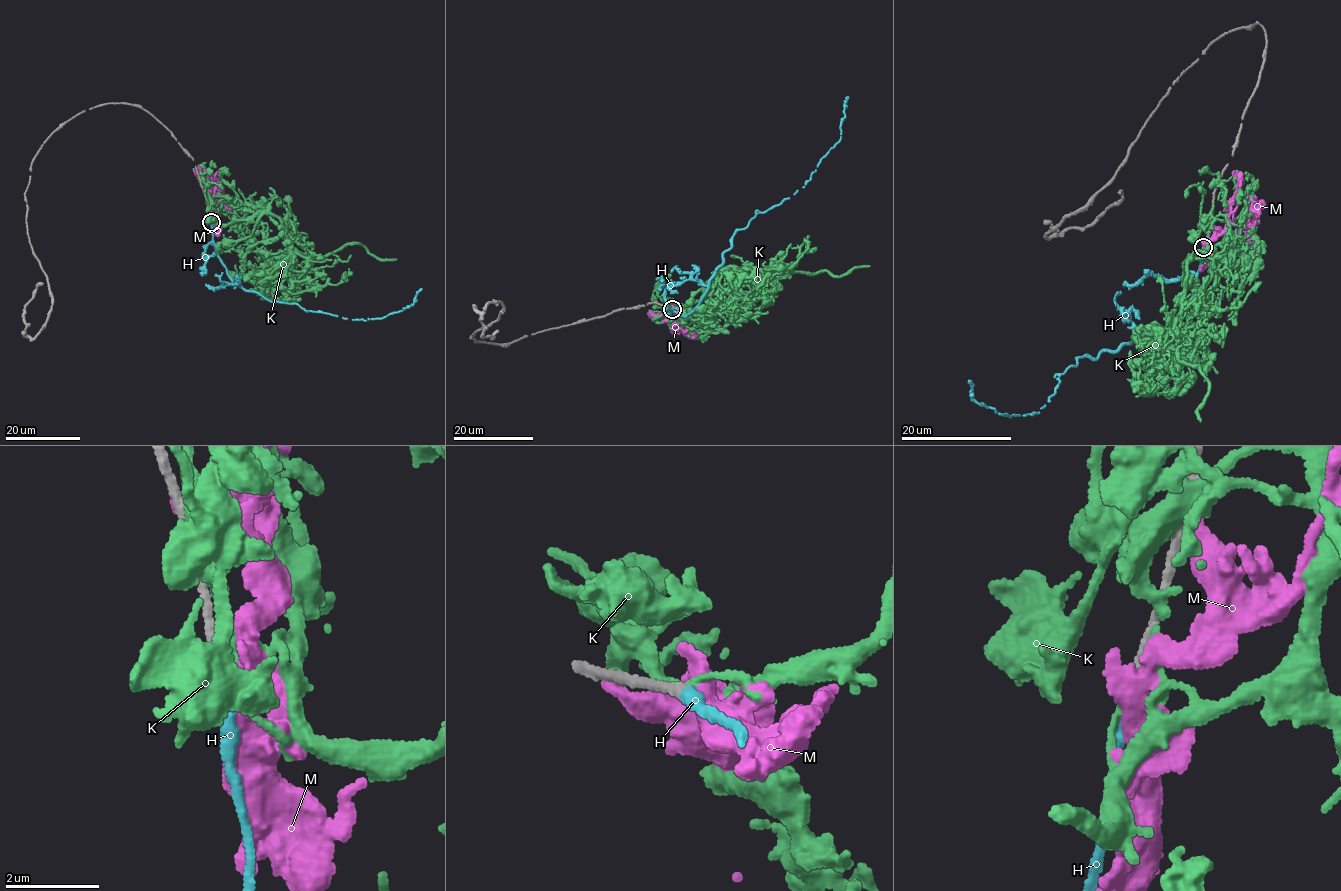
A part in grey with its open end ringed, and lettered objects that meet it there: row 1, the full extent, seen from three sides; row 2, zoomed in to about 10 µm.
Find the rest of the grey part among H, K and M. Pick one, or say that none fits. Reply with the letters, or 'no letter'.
H

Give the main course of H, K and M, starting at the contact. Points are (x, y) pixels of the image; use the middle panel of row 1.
H: (672, 309), (683, 316), (699, 305), (737, 230), (808, 181), (841, 136), (843, 105), (848, 97)
K: (672, 309), (686, 307), (720, 274), (744, 277), (753, 271), (745, 268), (793, 266), (813, 251)
M: (673, 309), (680, 328), (687, 335), (693, 336), (701, 330)

